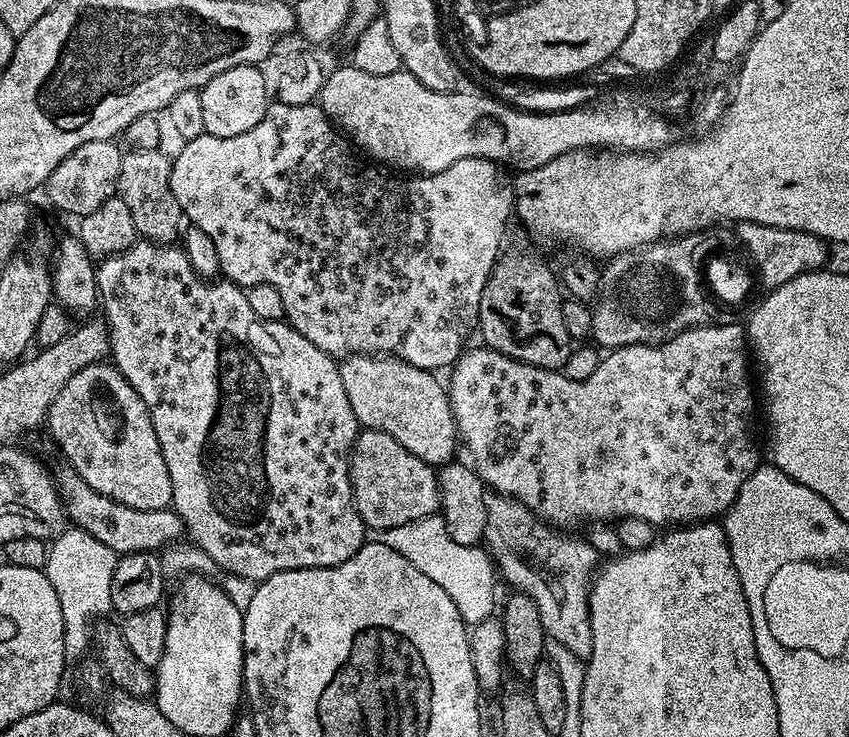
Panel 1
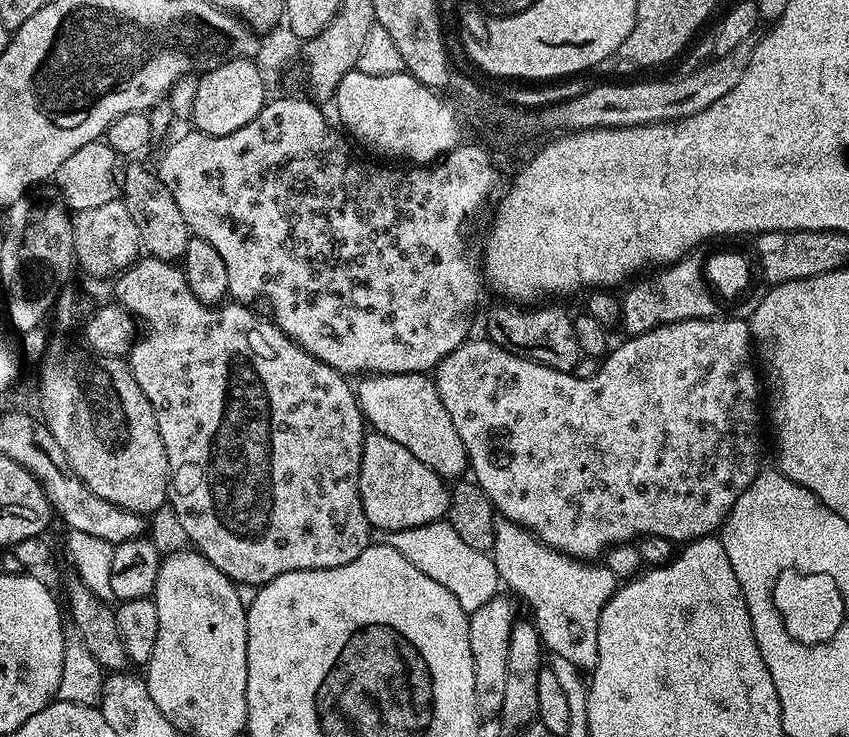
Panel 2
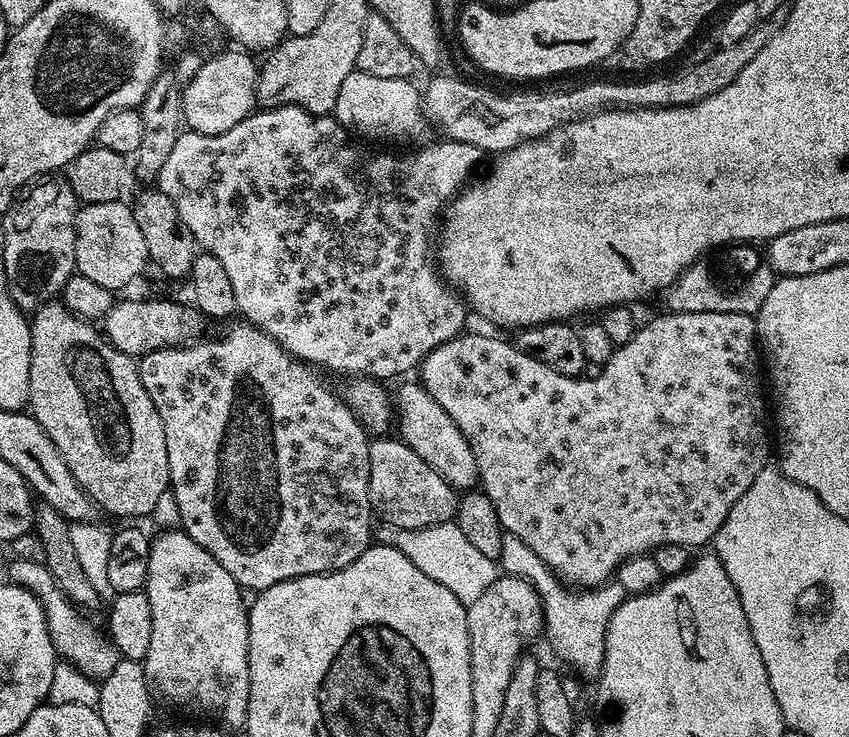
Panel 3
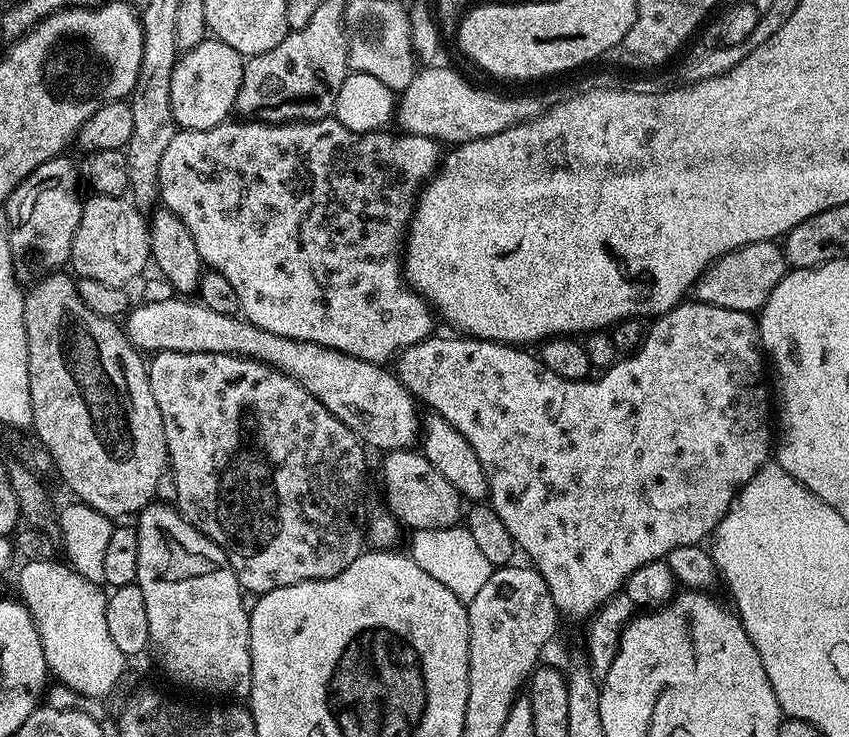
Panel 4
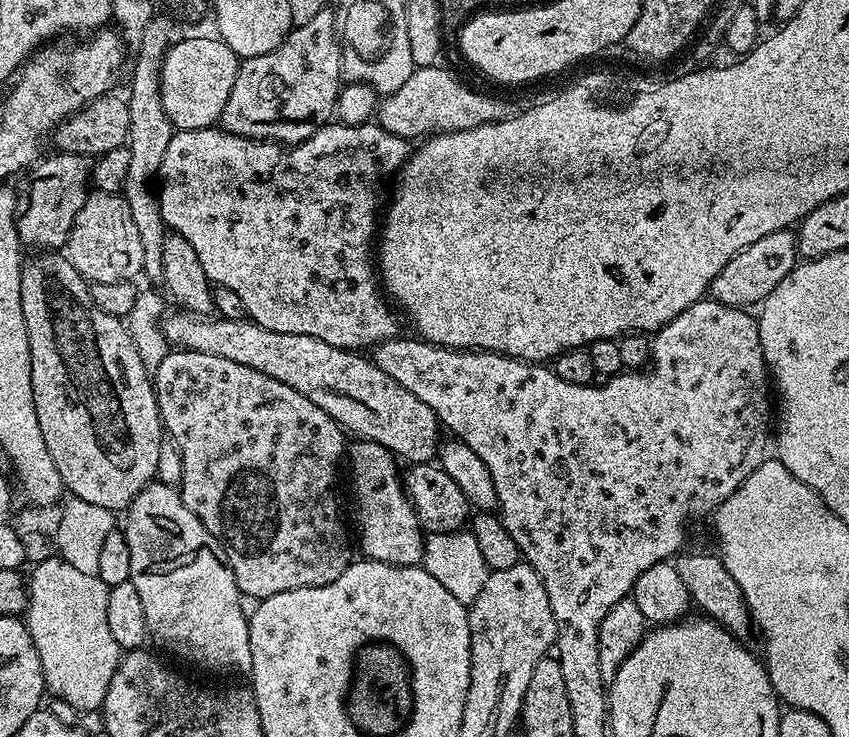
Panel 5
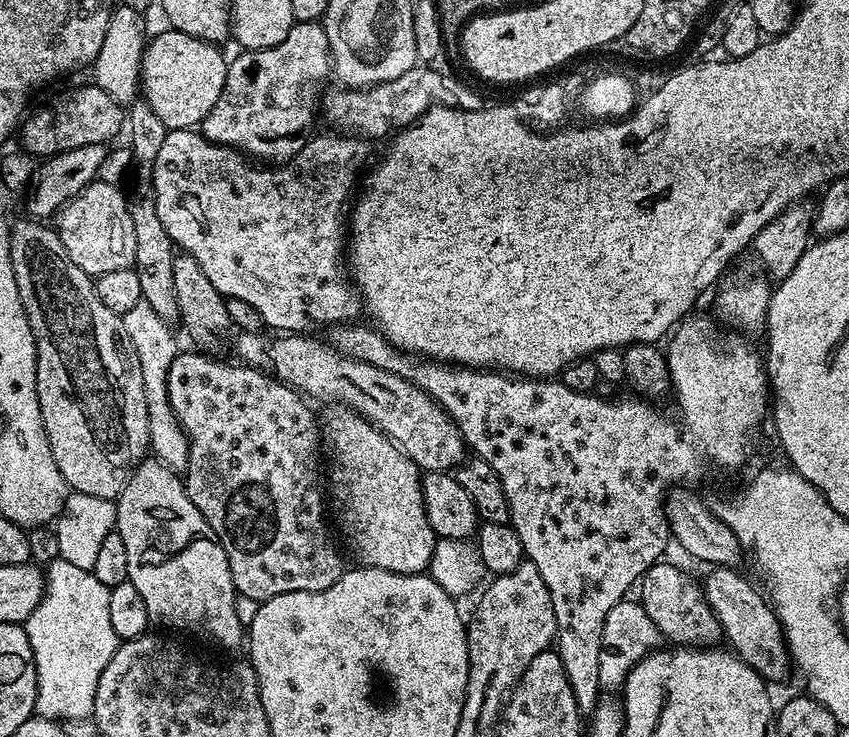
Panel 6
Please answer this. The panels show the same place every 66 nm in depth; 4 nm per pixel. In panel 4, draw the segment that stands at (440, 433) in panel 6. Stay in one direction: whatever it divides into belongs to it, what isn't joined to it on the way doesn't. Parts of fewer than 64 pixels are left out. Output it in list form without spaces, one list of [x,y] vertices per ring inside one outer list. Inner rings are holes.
[[[196,298],[138,304],[127,313],[122,327],[129,342],[141,353],[209,352],[247,356],[250,360],[277,368],[310,390],[310,394],[314,394],[314,398],[318,398],[334,418],[350,426],[352,433],[360,437],[369,449],[381,448],[384,454],[402,452],[411,449],[415,445],[412,443],[421,439],[422,420],[416,417],[417,401],[387,367],[359,360],[333,348],[270,334],[270,330],[262,330],[239,315],[218,314]]]

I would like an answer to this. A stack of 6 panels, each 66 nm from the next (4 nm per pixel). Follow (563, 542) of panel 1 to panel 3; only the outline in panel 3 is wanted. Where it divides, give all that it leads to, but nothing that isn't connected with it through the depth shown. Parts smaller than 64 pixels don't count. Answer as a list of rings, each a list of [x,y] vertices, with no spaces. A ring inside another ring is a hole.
[[[505,535],[502,542],[502,554],[498,564],[507,575],[522,578],[530,582],[534,590],[538,590],[544,607],[543,635],[548,636],[548,644],[552,647],[553,654],[562,663],[569,664],[581,681],[599,680],[604,665],[604,631],[608,628],[614,610],[626,598],[623,586],[609,582],[599,584],[597,588],[573,590],[552,573],[546,562],[542,562],[542,558],[538,558],[538,554],[534,554],[534,550],[530,550],[530,546],[522,542],[522,538],[509,535]]]

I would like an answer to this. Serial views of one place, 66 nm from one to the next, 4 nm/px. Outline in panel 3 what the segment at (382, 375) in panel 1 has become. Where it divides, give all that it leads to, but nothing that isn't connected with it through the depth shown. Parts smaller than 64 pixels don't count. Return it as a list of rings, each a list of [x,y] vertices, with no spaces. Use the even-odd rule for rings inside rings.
[[[413,382],[404,384],[397,392],[394,392],[394,420],[400,424],[399,439],[403,440],[430,470],[442,474],[442,478],[450,487],[457,490],[472,490],[479,485],[480,471],[478,470],[478,458],[474,458],[474,450],[470,450],[470,442],[458,430],[454,418],[430,398],[430,394],[424,389],[423,384]]]

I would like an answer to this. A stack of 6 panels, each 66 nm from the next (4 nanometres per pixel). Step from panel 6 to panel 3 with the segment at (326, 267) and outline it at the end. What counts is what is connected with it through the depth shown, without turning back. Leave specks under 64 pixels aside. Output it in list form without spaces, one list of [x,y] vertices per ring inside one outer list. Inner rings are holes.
[[[281,104],[278,108],[265,108],[253,111],[251,116],[248,116],[242,122],[238,122],[238,126],[226,130],[226,134],[202,134],[191,130],[181,131],[178,142],[174,142],[174,150],[170,150],[170,155],[167,156],[166,162],[162,166],[158,177],[158,187],[162,194],[166,194],[166,198],[170,198],[170,202],[174,202],[174,206],[178,206],[178,214],[182,218],[182,222],[186,222],[186,227],[190,230],[190,234],[194,234],[197,245],[203,251],[214,254],[214,258],[218,258],[218,262],[222,262],[222,267],[226,270],[226,278],[230,278],[230,286],[234,286],[236,311],[247,323],[254,325],[256,328],[261,328],[265,334],[276,339],[291,356],[295,356],[296,359],[305,361],[309,365],[319,366],[321,369],[330,368],[336,372],[341,372],[344,378],[371,378],[381,382],[388,382],[391,376],[400,376],[403,372],[410,371],[411,368],[412,371],[419,369],[420,364],[434,349],[446,342],[450,342],[465,331],[464,319],[470,316],[469,309],[466,307],[463,299],[442,279],[432,255],[434,252],[434,237],[437,235],[438,225],[441,223],[442,213],[447,209],[452,197],[469,183],[470,177],[473,175],[473,173],[471,174],[472,167],[482,159],[482,153],[478,146],[470,146],[466,142],[458,142],[447,138],[440,138],[437,144],[428,144],[425,148],[418,149],[417,152],[406,153],[405,156],[391,156],[388,152],[371,152],[370,149],[363,148],[362,145],[355,144],[355,142],[360,143],[353,139],[349,130],[331,115],[313,116],[311,112],[306,111],[304,108],[299,108],[297,104]]]

